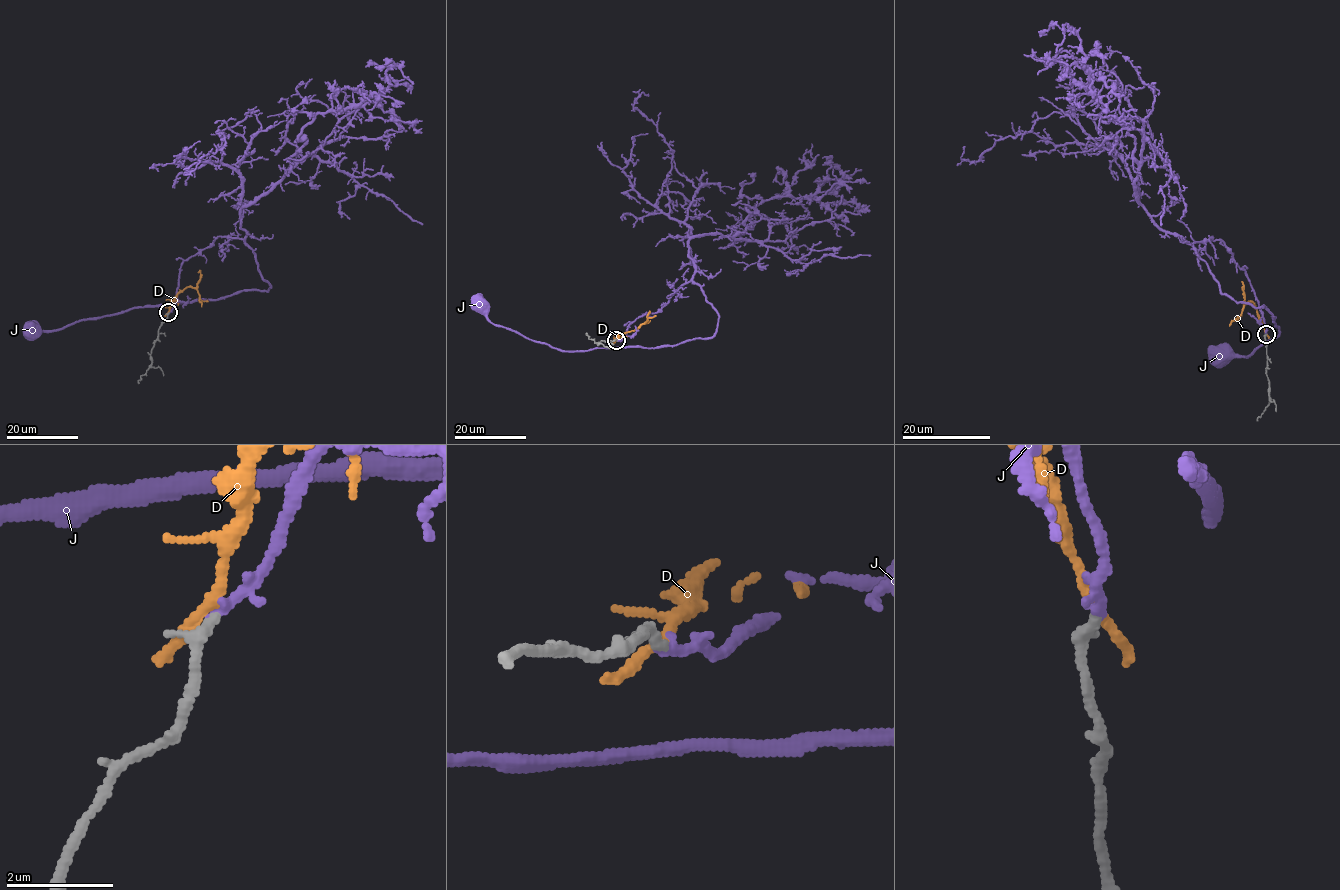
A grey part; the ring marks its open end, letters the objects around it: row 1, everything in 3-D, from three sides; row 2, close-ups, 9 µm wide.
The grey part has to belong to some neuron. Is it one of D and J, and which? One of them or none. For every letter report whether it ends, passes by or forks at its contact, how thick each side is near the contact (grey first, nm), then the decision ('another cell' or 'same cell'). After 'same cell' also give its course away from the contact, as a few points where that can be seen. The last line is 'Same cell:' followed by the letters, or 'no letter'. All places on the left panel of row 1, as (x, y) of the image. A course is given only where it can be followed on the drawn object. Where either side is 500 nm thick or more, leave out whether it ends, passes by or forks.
D: it passes by; 220 nm thick on the grey side, 180 nm on the other; another cell
J: it ends there; 220 nm thick on the grey side, 170 nm on the other; same cell; it runs (169, 313), (177, 299), (179, 268), (219, 236), (242, 240), (271, 286), (145, 305), (57, 330), (35, 330)
Same cell: J

